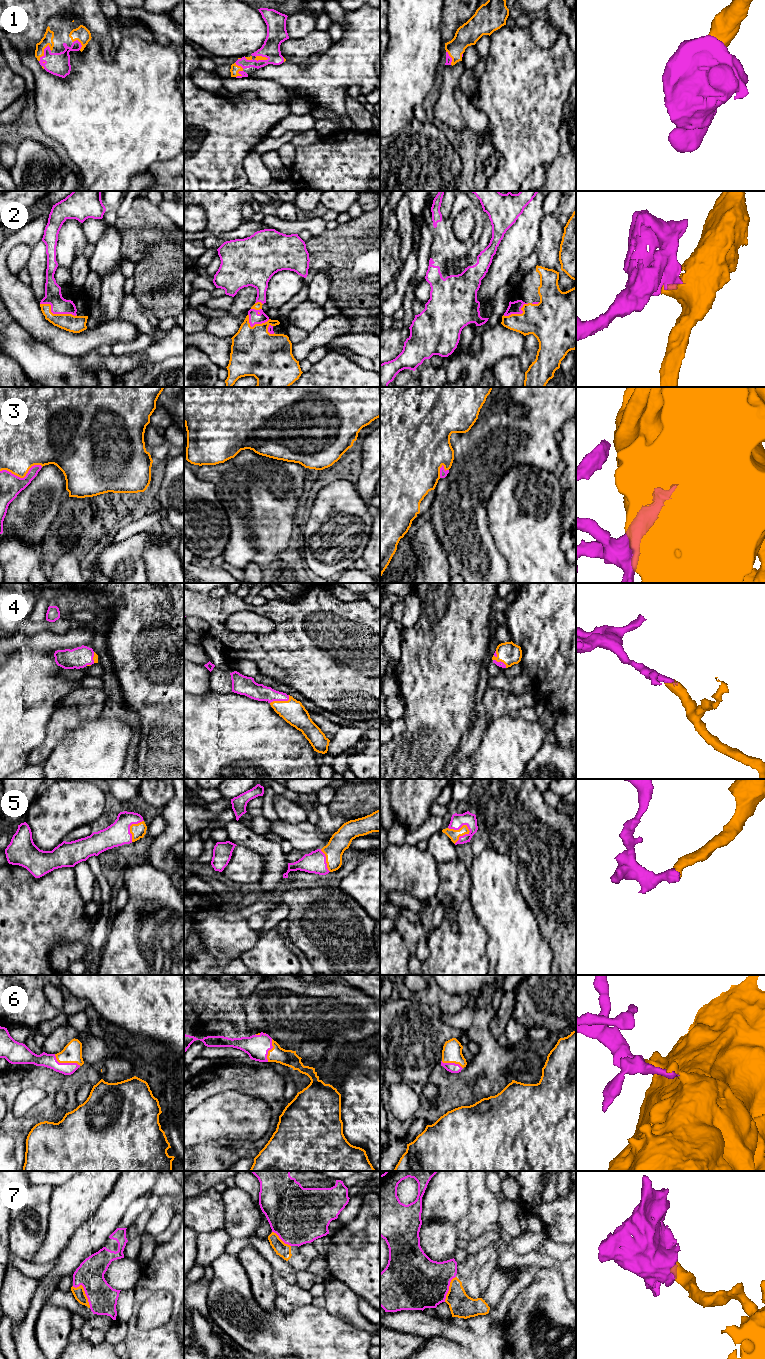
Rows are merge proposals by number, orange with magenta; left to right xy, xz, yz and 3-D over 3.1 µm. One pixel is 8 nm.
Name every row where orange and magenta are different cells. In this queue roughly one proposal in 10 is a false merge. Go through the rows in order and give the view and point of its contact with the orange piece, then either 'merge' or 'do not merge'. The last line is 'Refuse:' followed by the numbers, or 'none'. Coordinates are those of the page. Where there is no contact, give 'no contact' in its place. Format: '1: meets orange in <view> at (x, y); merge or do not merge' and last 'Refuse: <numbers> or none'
1: meets orange in xy at (43, 53); merge
2: meets orange in xy at (56, 314); merge
3: meets orange in xy at (22, 477); merge
4: meets orange in xz at (281, 701); merge
5: meets orange in yz at (464, 834); merge
6: meets orange in xy at (66, 1062); merge
7: meets orange in xy at (84, 1292); merge
Refuse: none

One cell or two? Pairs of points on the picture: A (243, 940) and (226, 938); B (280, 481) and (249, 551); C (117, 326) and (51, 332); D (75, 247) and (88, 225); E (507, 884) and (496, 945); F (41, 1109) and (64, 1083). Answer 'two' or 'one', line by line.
A: one
B: one
C: one
D: two
E: one
F: one

